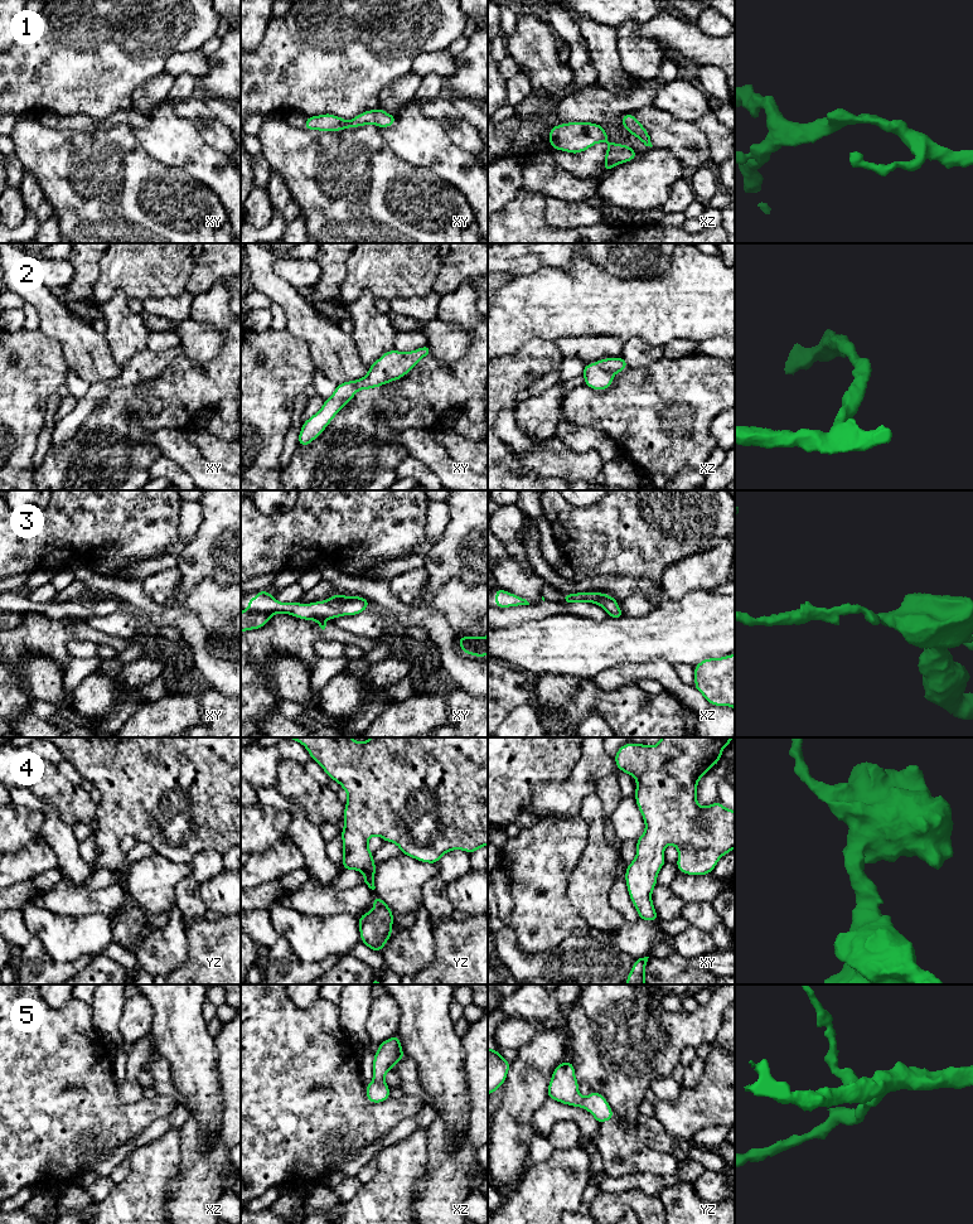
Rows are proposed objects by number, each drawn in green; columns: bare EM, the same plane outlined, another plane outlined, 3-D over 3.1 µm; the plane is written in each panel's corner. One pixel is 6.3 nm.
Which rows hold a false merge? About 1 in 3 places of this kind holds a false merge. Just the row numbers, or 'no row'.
no row

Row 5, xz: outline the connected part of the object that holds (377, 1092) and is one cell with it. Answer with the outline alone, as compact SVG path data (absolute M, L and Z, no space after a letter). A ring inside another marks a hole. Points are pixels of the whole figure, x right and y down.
M398 1034L379 1042L373 1059L373 1080L366 1085L367 1100L382 1103L391 1098L389 1087L384 1082L387 1071L405 1058Z

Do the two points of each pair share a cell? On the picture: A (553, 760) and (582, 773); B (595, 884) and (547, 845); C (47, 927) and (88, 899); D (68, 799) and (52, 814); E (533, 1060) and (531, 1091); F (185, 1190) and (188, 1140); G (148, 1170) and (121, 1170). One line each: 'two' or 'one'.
A: two
B: two
C: two
D: two
E: one
F: one
G: two

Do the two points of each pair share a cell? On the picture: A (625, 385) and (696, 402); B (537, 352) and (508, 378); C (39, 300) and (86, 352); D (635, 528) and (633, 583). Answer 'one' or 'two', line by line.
A: one
B: one
C: one
D: two

